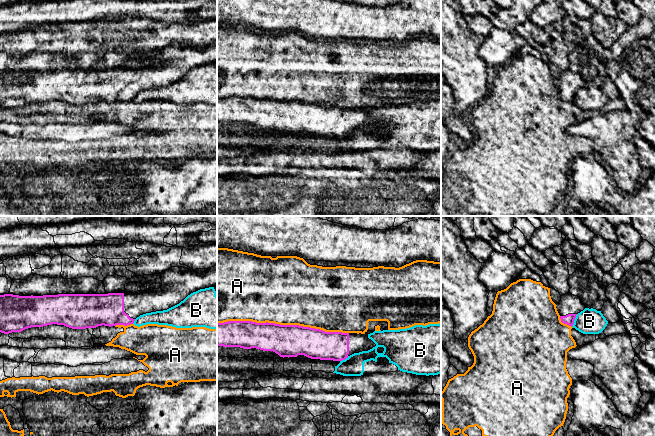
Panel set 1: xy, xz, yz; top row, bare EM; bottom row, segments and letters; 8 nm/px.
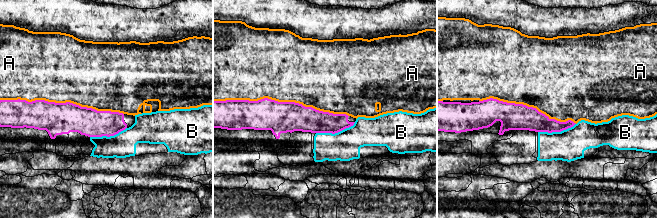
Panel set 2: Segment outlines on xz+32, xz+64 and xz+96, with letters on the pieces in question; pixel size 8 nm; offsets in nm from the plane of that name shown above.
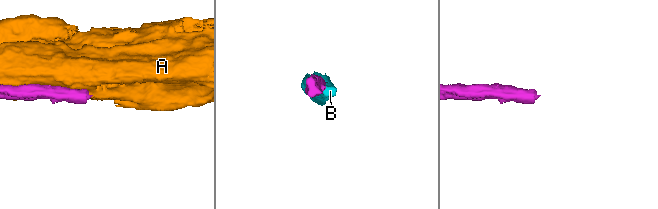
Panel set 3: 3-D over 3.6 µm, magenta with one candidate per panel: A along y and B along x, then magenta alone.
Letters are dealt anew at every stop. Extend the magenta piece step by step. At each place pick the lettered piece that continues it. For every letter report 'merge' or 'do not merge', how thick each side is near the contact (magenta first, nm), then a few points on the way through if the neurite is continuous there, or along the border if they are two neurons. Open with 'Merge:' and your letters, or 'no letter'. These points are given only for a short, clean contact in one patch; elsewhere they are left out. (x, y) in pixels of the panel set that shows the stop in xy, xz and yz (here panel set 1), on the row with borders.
Merge: no letter
A: do not merge; calibres 260 and 500 nm
B: do not merge; calibres 80 and 200 nm; border yz (577, 314), (571, 326)

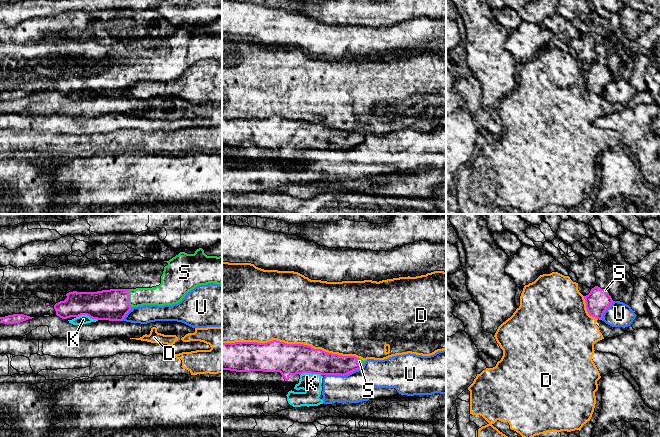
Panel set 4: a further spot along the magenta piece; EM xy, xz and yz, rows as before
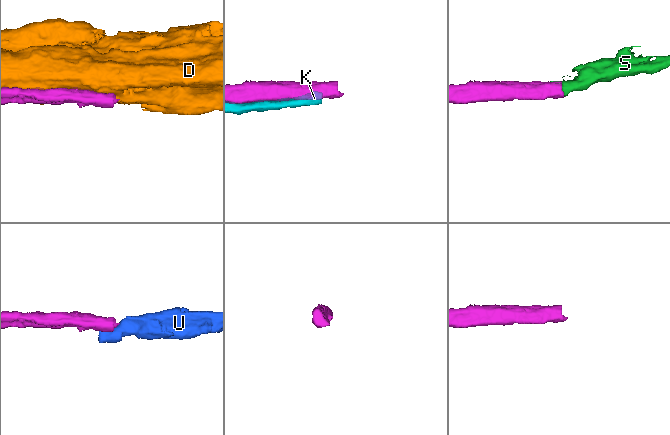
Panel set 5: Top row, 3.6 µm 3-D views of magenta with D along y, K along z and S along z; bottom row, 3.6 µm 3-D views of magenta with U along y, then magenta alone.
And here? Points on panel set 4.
Merge: S
D: do not merge; calibres 260 and 500 nm
K: do not merge; calibres 260 and 80 nm; border xy (76, 316), (88, 315), (97, 320)
S: merge; calibres 260 and 160 nm; way xy (113, 305), (128, 298), (159, 295)
U: do not merge; calibres 200 and 240 nm; border xz (364, 364), (343, 375), (325, 375)

